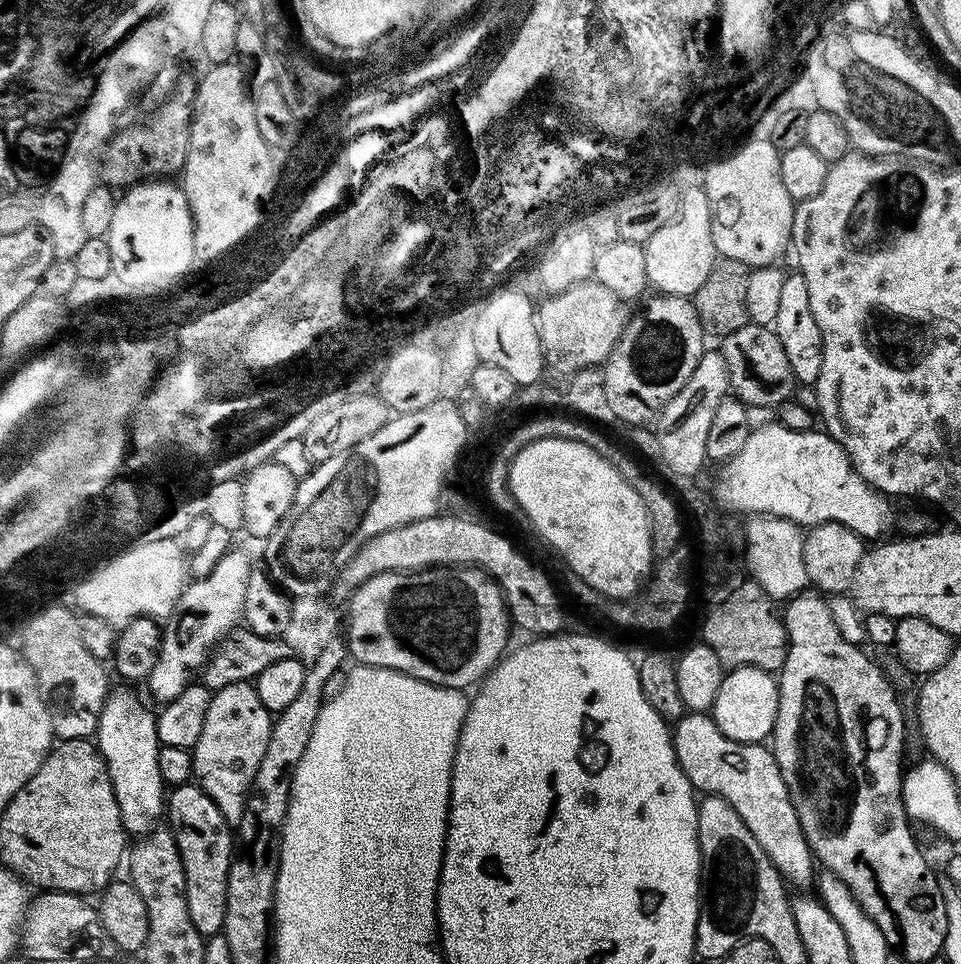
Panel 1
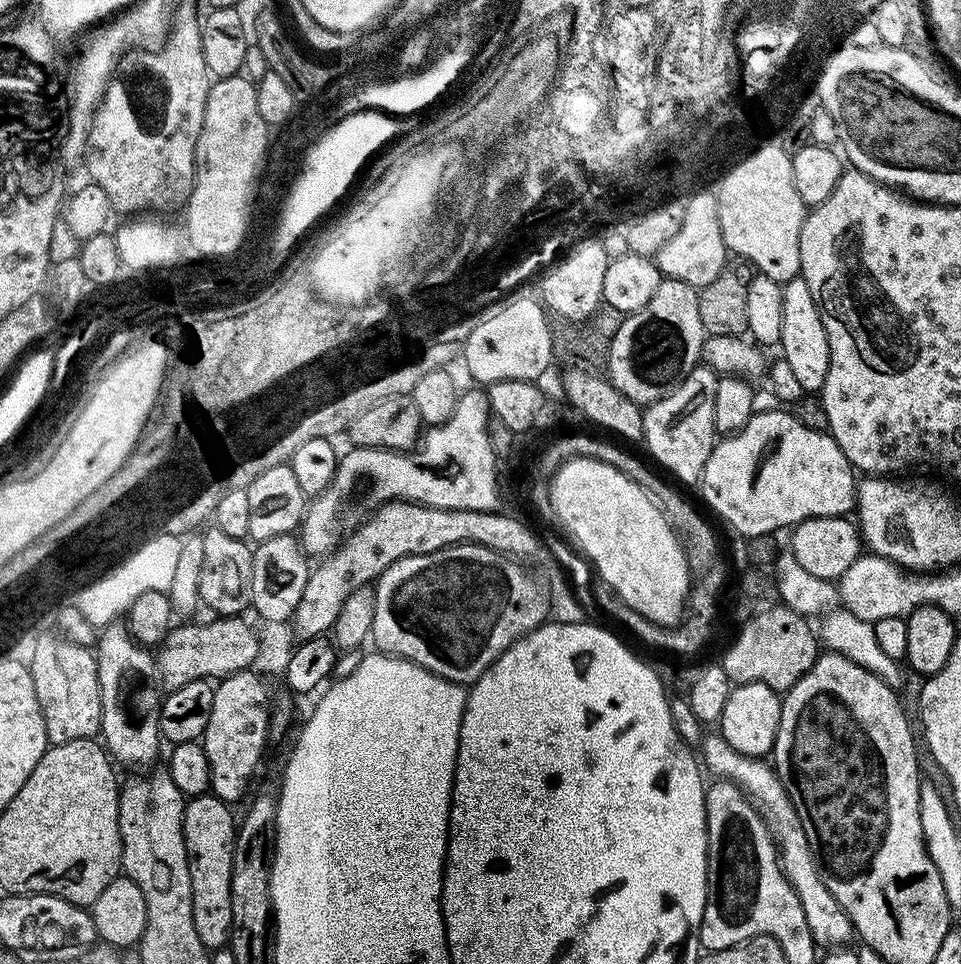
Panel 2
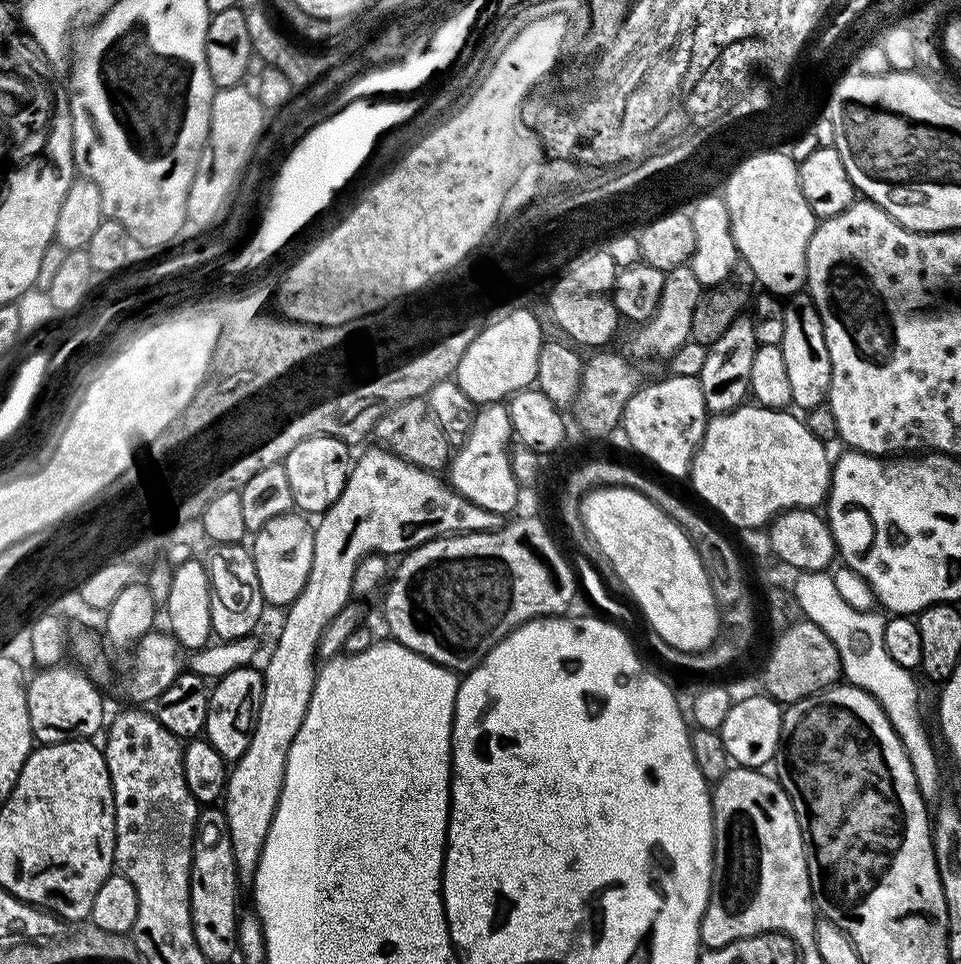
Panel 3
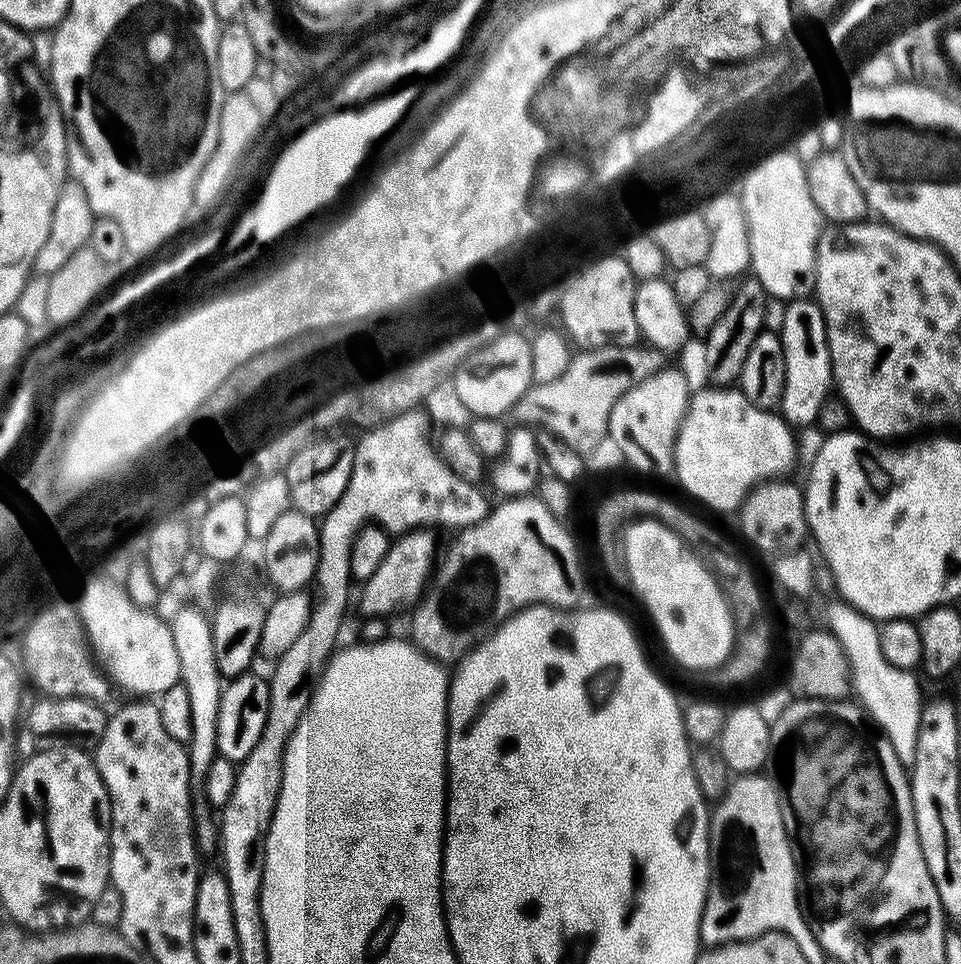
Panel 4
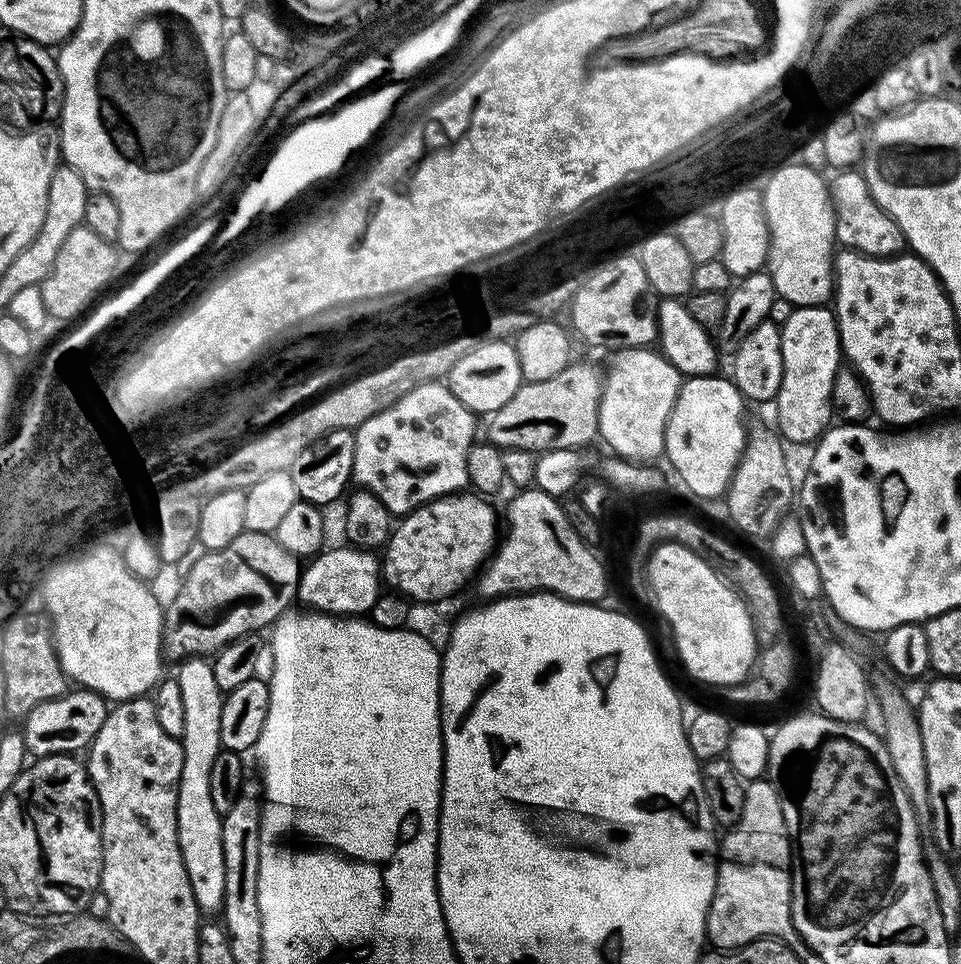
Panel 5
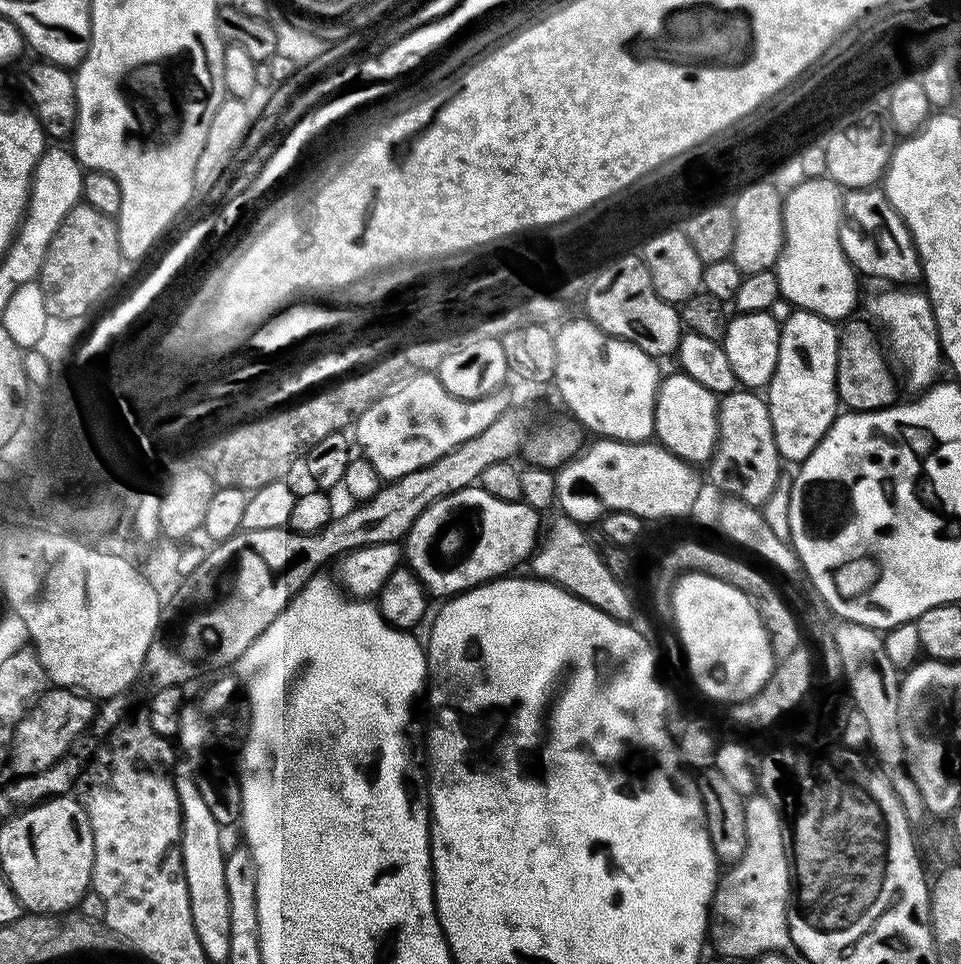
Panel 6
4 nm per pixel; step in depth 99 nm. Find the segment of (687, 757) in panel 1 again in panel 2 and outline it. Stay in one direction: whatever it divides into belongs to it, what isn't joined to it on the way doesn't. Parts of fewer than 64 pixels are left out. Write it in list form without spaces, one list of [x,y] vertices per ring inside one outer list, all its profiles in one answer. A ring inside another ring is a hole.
[[[710,734],[705,735],[699,745],[698,752],[702,757],[703,767],[707,771],[709,768],[714,774],[713,777],[728,780],[731,784],[737,784],[745,796],[755,804],[760,815],[764,817],[764,821],[767,822],[768,828],[772,832],[772,839],[776,842],[780,868],[783,869],[784,876],[790,882],[794,894],[798,894],[798,902],[802,902],[802,914],[806,914],[806,926],[810,926],[810,934],[814,938],[814,942],[818,946],[851,945],[853,943],[851,940],[854,940],[854,929],[850,918],[846,914],[846,910],[842,906],[838,906],[834,894],[830,894],[830,890],[826,890],[826,882],[822,882],[822,878],[818,874],[818,866],[814,862],[814,854],[806,842],[806,830],[802,830],[802,822],[798,822],[798,814],[794,810],[794,806],[790,802],[782,782],[776,776],[775,767],[767,759],[758,756],[747,756],[738,750],[734,750],[734,746],[730,746],[730,742],[726,742],[726,738],[719,734],[713,734],[713,736],[710,736]]]

